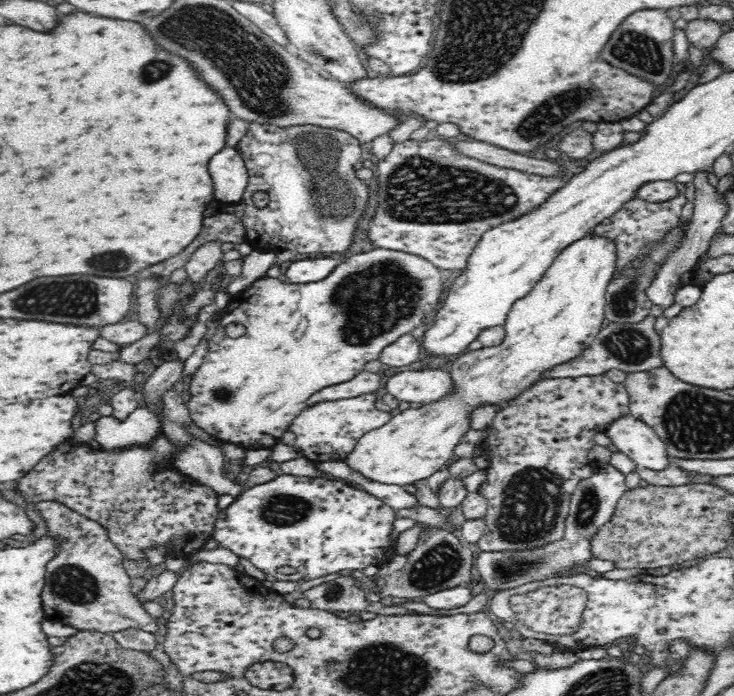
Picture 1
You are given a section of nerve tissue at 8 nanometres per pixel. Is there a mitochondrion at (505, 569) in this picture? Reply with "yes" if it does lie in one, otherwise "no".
yes

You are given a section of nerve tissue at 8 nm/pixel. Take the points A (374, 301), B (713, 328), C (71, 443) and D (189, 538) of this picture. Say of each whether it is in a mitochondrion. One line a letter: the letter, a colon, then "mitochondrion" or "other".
A: mitochondrion
B: other
C: other
D: other

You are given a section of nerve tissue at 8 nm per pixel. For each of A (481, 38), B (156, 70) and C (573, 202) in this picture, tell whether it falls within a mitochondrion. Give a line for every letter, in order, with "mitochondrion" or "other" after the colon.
A: mitochondrion
B: mitochondrion
C: other

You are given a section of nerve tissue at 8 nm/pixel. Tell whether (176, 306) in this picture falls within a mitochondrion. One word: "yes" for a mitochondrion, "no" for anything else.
no

